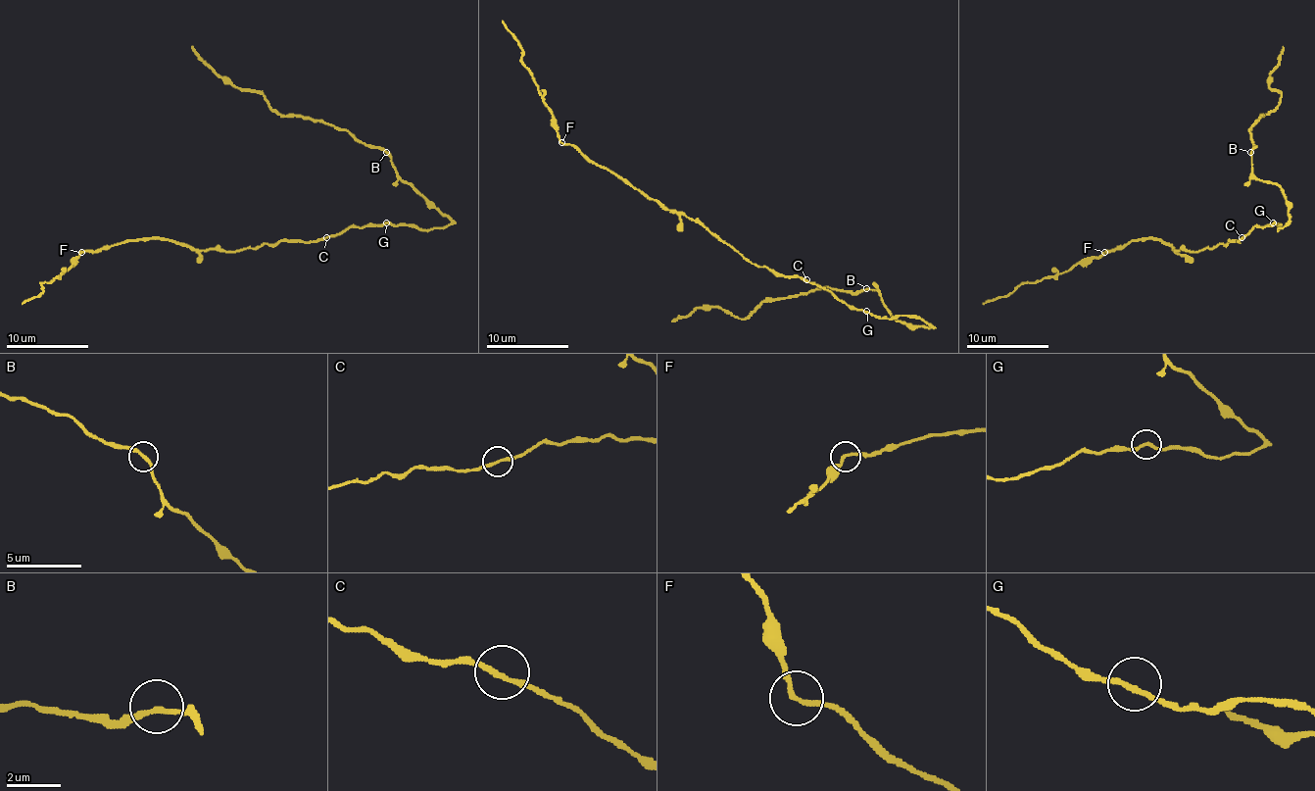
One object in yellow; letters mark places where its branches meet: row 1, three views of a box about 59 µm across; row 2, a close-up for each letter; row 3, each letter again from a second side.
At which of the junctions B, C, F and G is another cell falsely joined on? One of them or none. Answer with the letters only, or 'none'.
F

